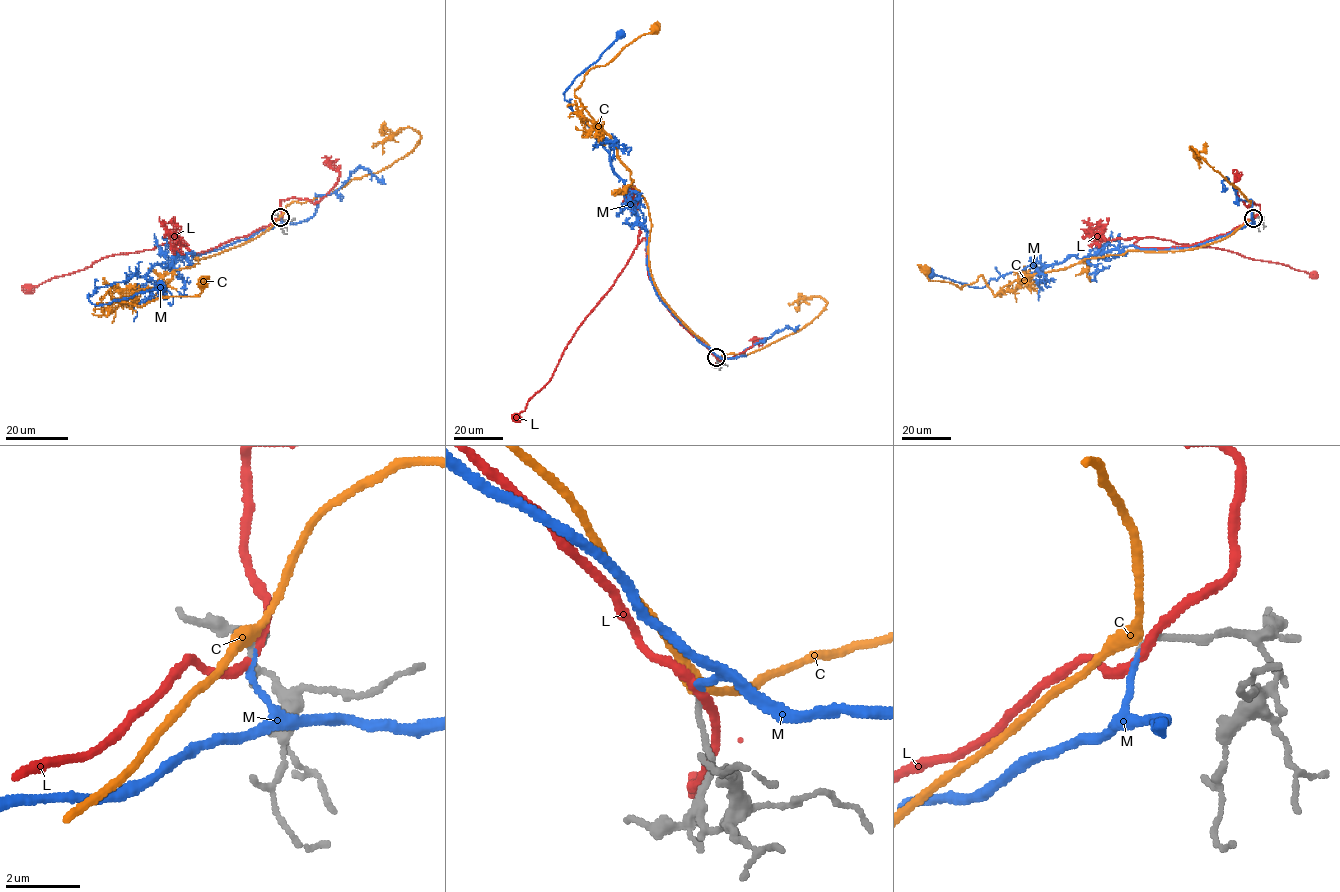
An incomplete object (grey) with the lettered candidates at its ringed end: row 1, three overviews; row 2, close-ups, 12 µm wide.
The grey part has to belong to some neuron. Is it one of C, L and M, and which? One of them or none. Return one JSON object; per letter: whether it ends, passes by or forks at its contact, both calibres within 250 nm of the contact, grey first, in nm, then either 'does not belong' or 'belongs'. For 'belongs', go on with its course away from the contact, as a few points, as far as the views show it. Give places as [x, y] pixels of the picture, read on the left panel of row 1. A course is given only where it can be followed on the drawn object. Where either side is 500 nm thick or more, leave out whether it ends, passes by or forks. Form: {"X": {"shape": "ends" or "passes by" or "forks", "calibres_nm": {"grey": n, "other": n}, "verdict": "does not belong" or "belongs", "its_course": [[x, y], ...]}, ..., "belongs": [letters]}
{"C": {"shape": "passes by", "calibres_nm": {"grey": 160, "other": 360}, "verdict": "does not belong"}, "L": {"shape": "passes by", "calibres_nm": {"grey": 170, "other": 240}, "verdict": "does not belong"}, "M": {"shape": "ends", "calibres_nm": {"grey": 160, "other": 140}, "verdict": "belongs", "its_course": [[280, 217], [280, 224], [247, 239], [99, 287], [88, 300], [102, 305], [159, 286]]}, "belongs": ["M"]}

